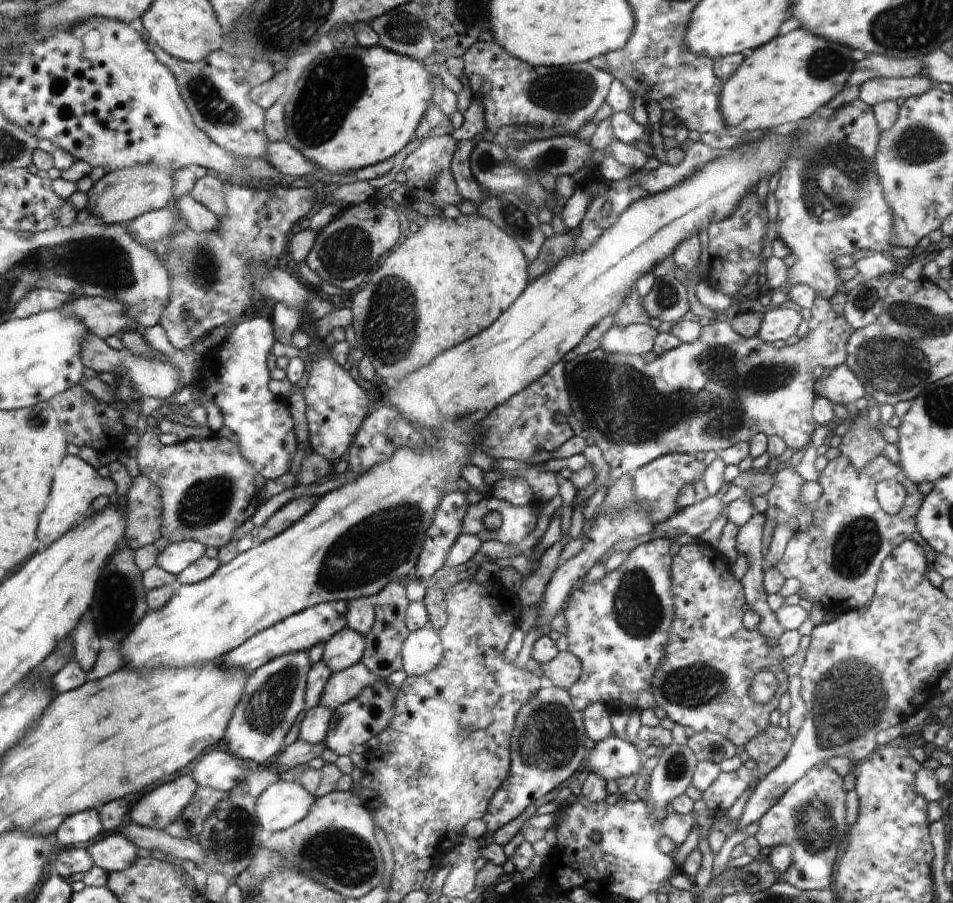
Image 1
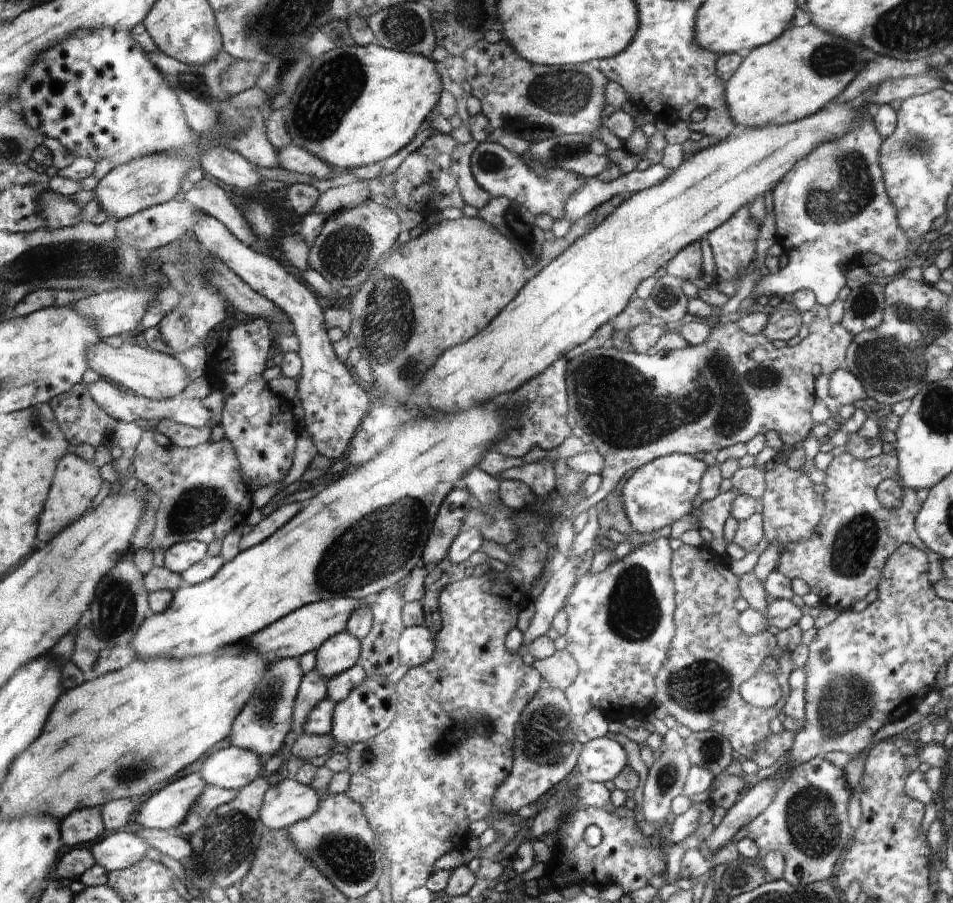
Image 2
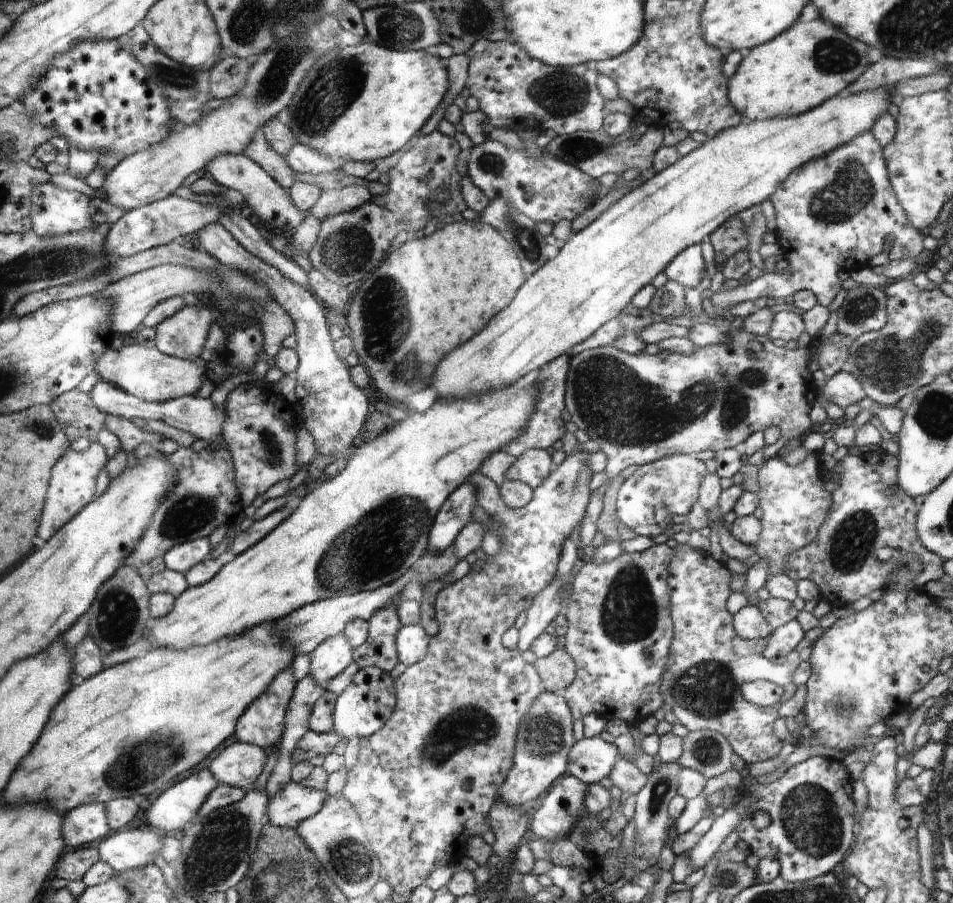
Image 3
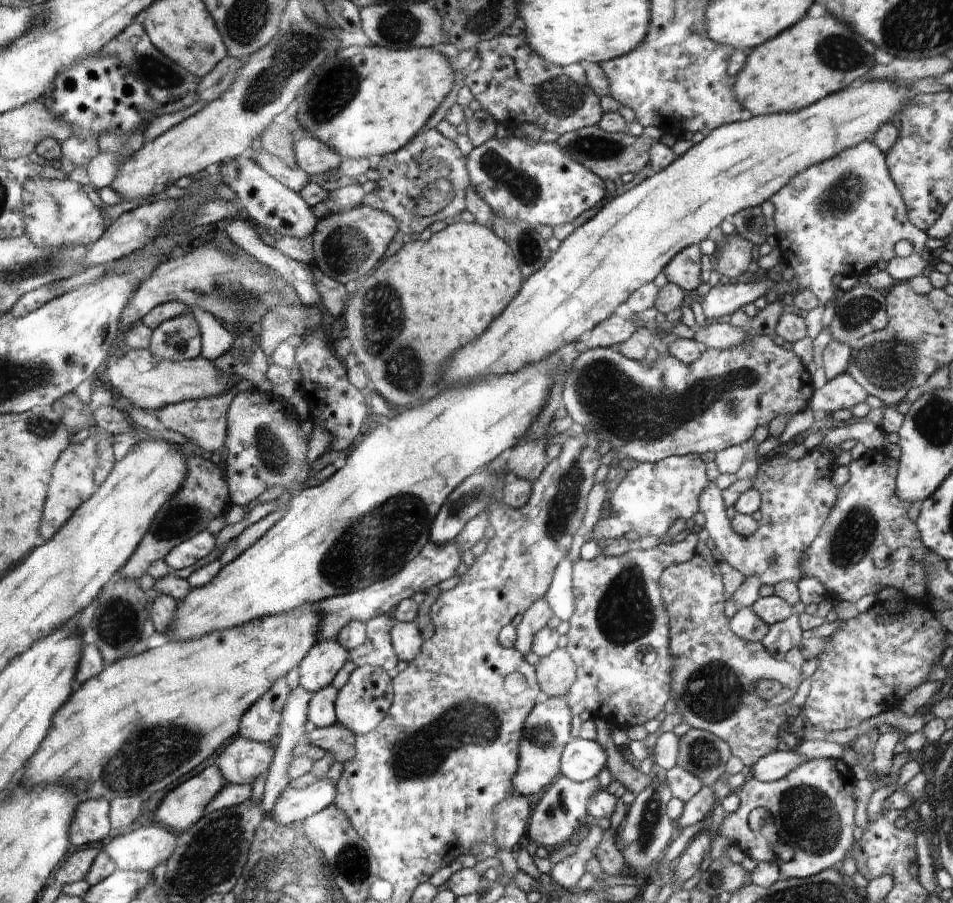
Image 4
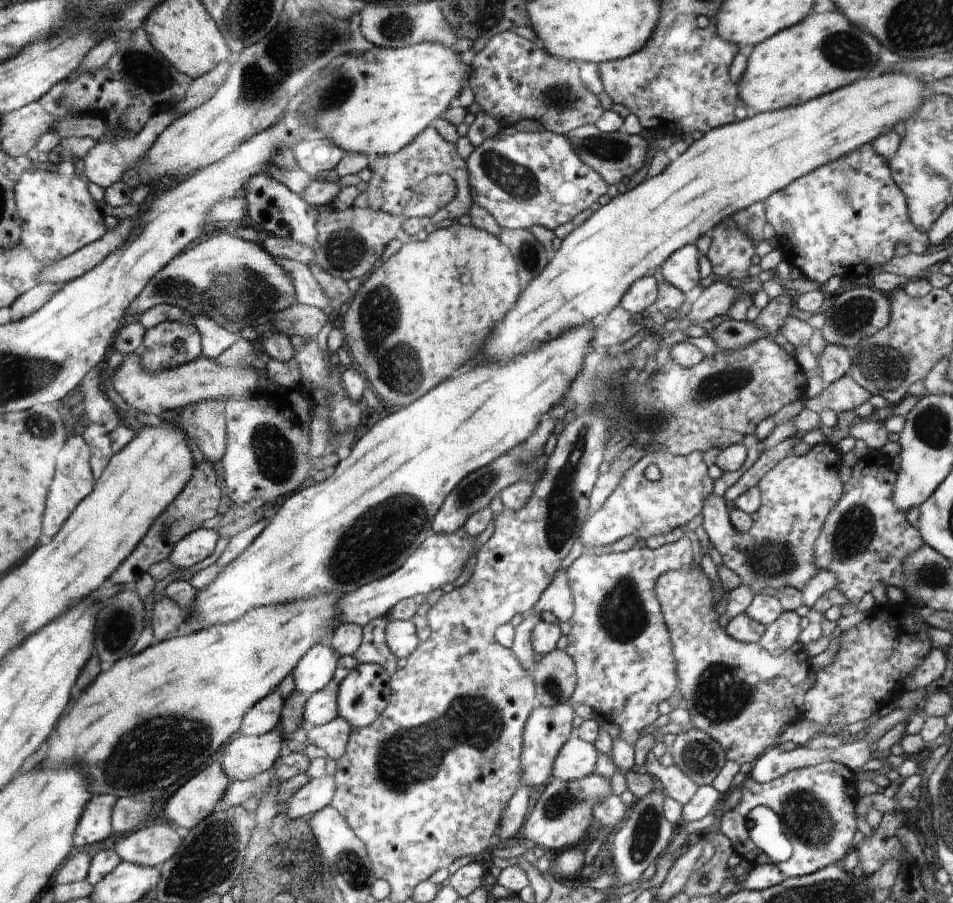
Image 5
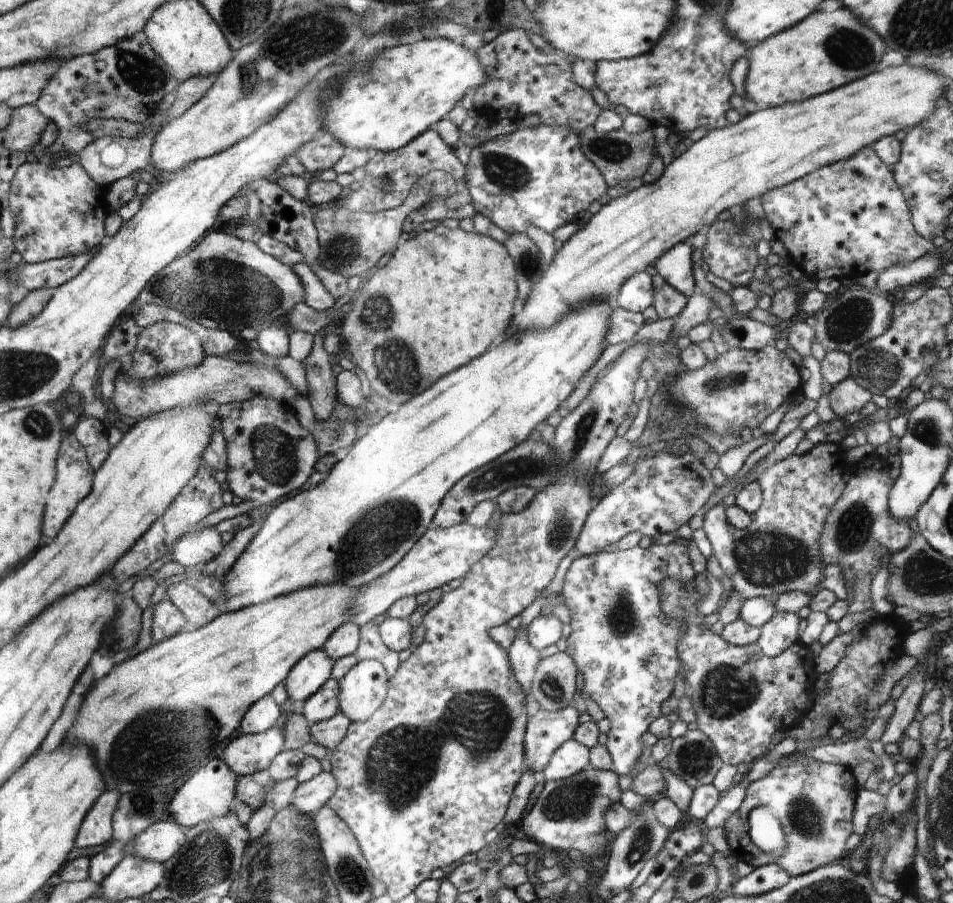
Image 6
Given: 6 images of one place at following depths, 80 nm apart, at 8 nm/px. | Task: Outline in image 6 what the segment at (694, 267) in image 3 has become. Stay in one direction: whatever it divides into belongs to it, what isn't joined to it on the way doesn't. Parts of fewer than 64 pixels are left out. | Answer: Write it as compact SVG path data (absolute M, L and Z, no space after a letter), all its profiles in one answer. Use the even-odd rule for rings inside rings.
M683 243L673 246L666 251L653 266L664 280L687 297L696 293L696 283L693 275L693 253L694 248Z

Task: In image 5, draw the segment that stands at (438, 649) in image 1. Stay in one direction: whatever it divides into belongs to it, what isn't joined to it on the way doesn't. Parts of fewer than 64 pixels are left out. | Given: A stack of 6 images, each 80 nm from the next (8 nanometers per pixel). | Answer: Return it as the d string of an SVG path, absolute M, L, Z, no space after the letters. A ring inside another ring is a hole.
M389 619L385 633L388 646L397 658L408 658L420 644L417 627L412 621Z

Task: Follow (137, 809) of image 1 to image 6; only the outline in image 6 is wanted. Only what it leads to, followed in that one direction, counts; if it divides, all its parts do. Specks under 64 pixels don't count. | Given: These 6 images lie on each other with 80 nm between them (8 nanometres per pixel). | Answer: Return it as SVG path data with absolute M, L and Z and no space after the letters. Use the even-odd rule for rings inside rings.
M213 759L206 766L200 767L191 778L176 791L170 801L168 812L182 828L189 829L201 822L208 822L233 809L235 788L238 778L223 759Z

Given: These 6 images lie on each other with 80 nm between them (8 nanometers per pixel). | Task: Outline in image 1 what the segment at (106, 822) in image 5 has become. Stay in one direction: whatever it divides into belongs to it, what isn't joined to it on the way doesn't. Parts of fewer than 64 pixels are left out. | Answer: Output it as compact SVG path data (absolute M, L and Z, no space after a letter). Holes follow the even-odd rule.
M84 810L73 817L67 817L55 834L58 834L59 847L69 848L94 840L102 830L99 810Z

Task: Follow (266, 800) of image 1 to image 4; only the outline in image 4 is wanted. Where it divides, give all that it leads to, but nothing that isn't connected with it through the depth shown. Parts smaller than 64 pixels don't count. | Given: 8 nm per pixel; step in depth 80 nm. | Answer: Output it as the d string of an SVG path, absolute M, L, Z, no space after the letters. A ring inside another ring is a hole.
M327 778L304 788L287 787L276 801L271 816L284 825L304 822L326 806L332 805L336 794L335 784Z

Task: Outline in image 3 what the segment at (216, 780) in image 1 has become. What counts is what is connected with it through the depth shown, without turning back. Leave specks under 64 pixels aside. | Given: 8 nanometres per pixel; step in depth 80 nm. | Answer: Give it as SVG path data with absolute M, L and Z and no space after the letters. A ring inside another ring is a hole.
M237 740L212 758L208 769L218 783L250 791L263 772L268 756L266 750Z

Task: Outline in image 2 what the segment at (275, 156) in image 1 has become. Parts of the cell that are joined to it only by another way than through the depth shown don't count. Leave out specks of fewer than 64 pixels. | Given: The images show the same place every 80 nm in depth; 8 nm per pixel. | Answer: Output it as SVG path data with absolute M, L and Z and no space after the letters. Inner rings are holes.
M290 143L278 149L277 152L280 167L290 172L316 176L318 179L328 179L335 173L335 169L329 163L320 160L318 156L310 154L300 146Z

